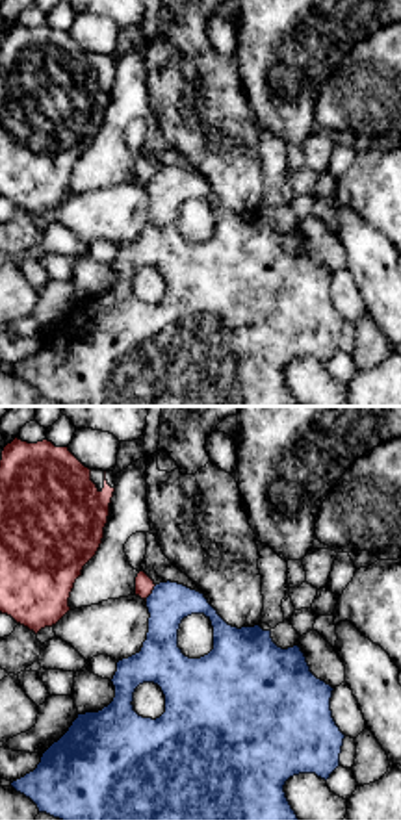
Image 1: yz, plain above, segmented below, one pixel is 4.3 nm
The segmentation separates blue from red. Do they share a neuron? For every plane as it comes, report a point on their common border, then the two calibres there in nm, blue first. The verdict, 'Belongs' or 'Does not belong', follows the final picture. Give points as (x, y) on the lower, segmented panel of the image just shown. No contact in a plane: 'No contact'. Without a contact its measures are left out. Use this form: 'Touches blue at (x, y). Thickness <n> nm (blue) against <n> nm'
Touches blue at (153, 592). Thickness 180 nm (blue) against 80 nm

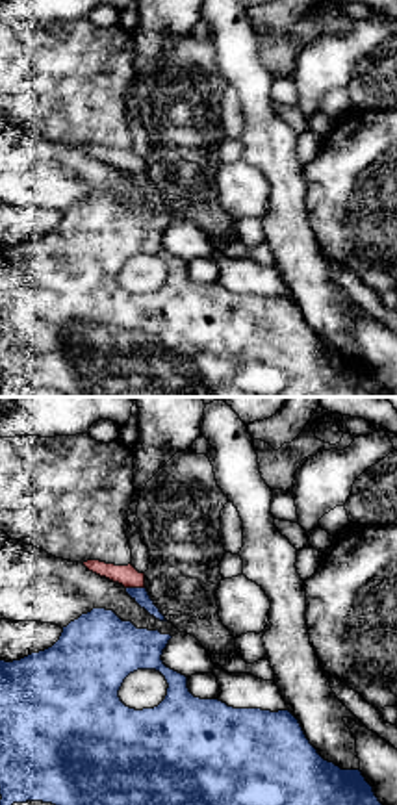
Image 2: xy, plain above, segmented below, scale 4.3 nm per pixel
Touches blue at (136, 588). Thickness 70 nm (blue) against 90 nm

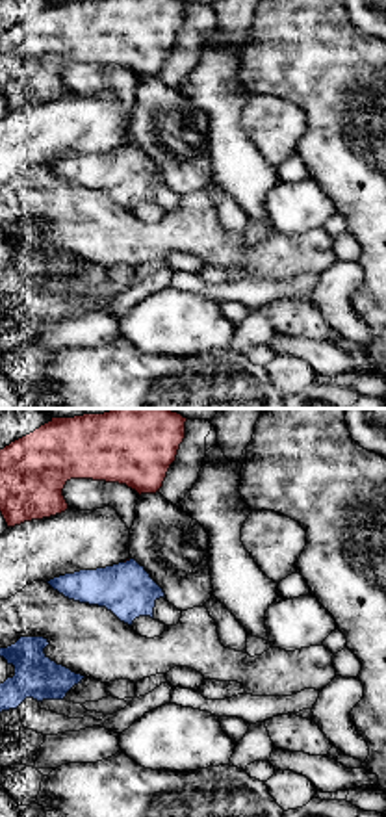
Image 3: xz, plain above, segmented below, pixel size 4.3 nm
Touches blue at (127, 561). Thickness 240 nm (blue) against 20 nm

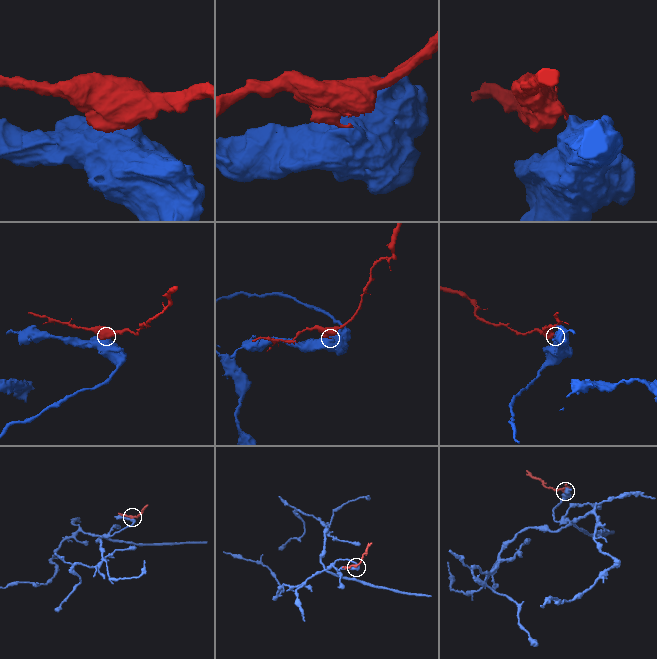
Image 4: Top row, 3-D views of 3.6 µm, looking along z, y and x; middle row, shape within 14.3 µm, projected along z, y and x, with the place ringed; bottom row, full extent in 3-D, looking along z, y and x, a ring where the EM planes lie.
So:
Does not belong

